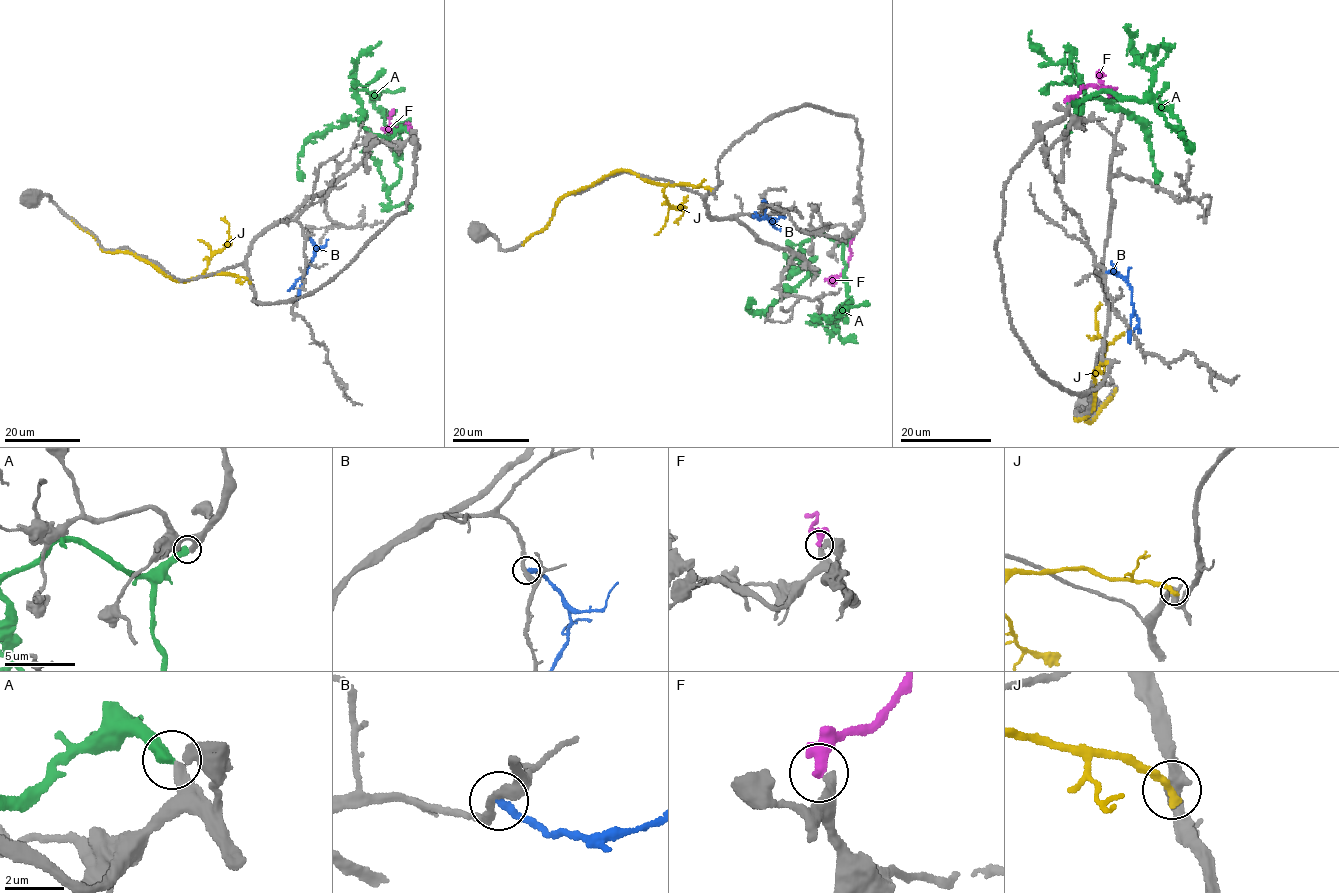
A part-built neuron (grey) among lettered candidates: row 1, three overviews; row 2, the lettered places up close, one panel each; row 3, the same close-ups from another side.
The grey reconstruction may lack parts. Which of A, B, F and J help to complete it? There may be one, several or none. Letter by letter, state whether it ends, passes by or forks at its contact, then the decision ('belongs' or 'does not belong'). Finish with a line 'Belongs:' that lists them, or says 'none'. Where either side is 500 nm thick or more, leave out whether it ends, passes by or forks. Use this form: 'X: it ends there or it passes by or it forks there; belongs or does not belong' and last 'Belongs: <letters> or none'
A: it ends there; does not belong
B: it ends there; does not belong
F: it passes by; does not belong
J: it ends there; does not belong
Belongs: none

